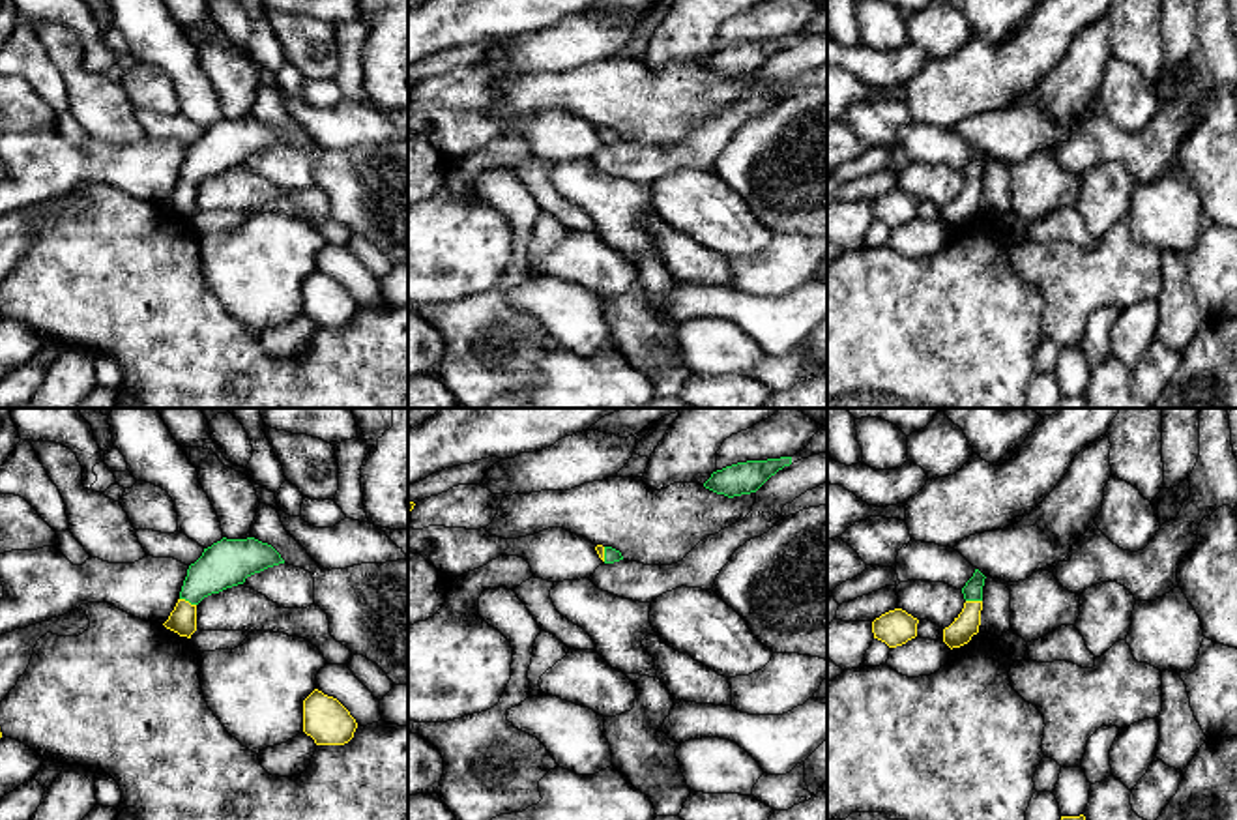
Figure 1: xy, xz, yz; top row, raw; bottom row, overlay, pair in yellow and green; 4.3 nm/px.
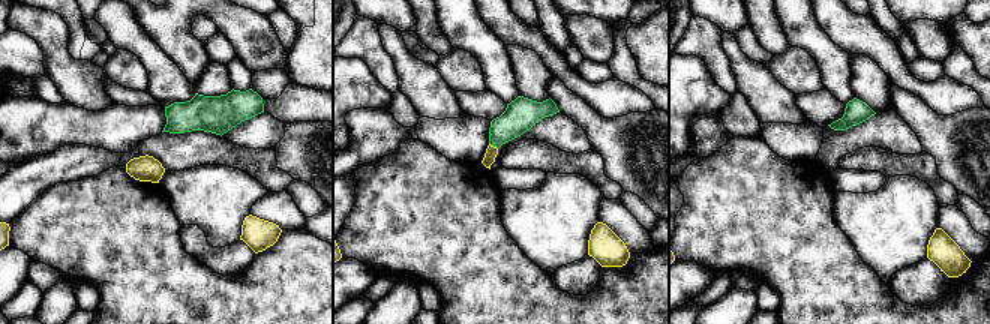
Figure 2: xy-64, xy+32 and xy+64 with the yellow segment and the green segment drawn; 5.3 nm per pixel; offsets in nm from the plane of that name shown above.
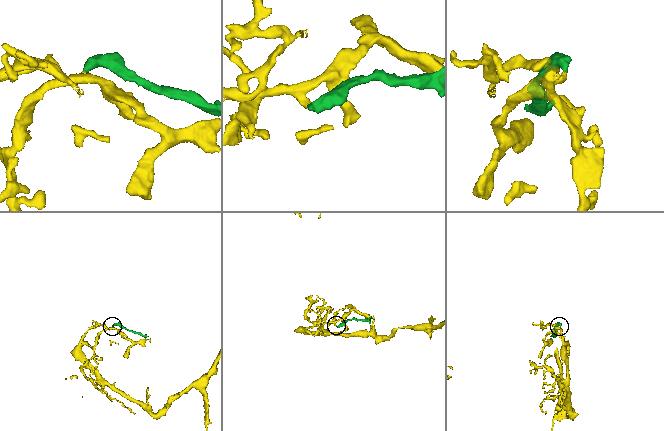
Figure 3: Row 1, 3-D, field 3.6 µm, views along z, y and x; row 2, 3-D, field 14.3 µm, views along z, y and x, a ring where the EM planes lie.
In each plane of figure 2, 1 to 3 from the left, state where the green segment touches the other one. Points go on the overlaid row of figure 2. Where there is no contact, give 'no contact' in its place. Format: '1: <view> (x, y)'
1: no contact
2: xy+32 (492, 146)
3: no contact

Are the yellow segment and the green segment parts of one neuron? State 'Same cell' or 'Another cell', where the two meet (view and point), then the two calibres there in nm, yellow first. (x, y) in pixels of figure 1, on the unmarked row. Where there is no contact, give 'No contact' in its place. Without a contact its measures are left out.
Same cell. Touches yellow at xy (188, 182). Thickness 120 nm (yellow) against 200 nm

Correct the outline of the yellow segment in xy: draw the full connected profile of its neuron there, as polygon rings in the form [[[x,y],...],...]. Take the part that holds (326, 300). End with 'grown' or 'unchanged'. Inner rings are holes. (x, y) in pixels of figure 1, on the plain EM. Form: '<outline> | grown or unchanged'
[[[314,270],[303,281],[303,313],[316,326],[344,326],[354,318],[356,309],[356,300],[337,279]]] | unchanged

